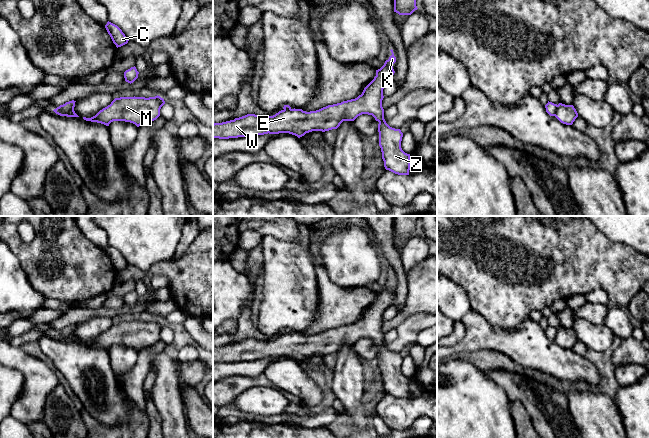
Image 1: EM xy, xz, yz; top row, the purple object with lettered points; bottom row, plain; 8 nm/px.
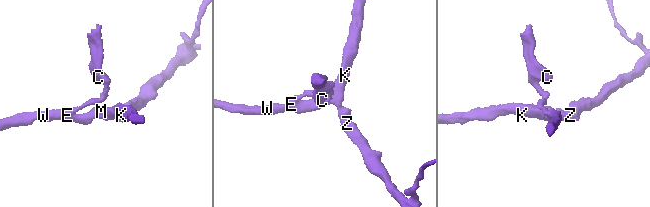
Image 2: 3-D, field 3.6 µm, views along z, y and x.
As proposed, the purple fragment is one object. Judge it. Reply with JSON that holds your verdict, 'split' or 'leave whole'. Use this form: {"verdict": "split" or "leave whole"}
{"verdict": "split"}

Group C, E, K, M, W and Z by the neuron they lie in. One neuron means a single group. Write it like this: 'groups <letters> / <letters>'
groups C / E K M W Z

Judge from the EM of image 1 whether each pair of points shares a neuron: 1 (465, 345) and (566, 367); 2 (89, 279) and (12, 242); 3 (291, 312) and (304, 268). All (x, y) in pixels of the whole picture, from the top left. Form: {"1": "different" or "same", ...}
{"1": "same", "2": "same", "3": "same"}

